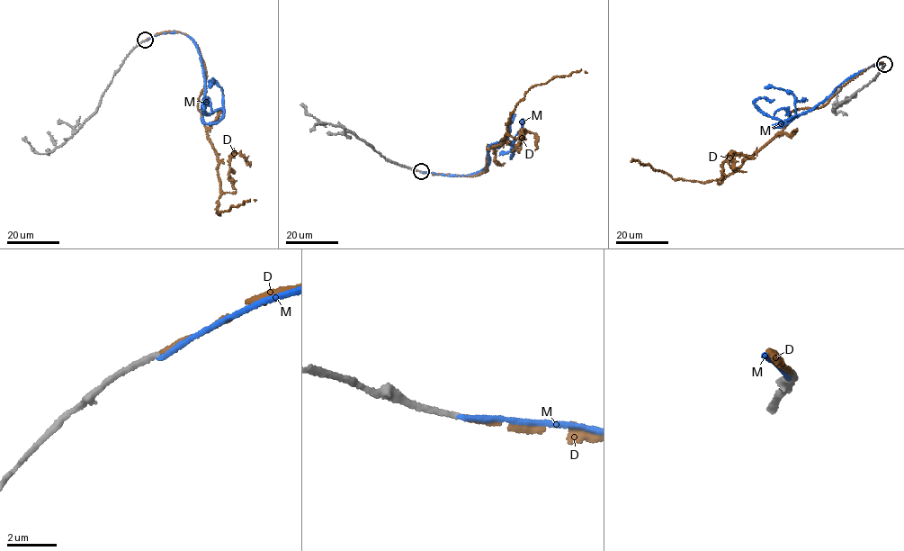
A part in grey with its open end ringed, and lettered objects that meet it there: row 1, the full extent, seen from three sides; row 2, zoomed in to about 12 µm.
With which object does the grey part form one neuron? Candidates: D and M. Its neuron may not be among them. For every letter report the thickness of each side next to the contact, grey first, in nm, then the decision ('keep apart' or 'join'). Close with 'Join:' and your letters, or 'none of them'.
D: calibres 240 and 180 nm; join
M: calibres 240 and 200 nm; keep apart
Join: D

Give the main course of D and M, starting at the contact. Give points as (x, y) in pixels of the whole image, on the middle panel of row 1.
D: (421, 172), (466, 176), (487, 170), (487, 145), (505, 140), (510, 113), (524, 94), (554, 77), (587, 73)
M: (421, 172), (451, 176), (478, 172), (487, 165), (487, 149), (503, 141), (514, 145), (511, 158), (523, 119)

